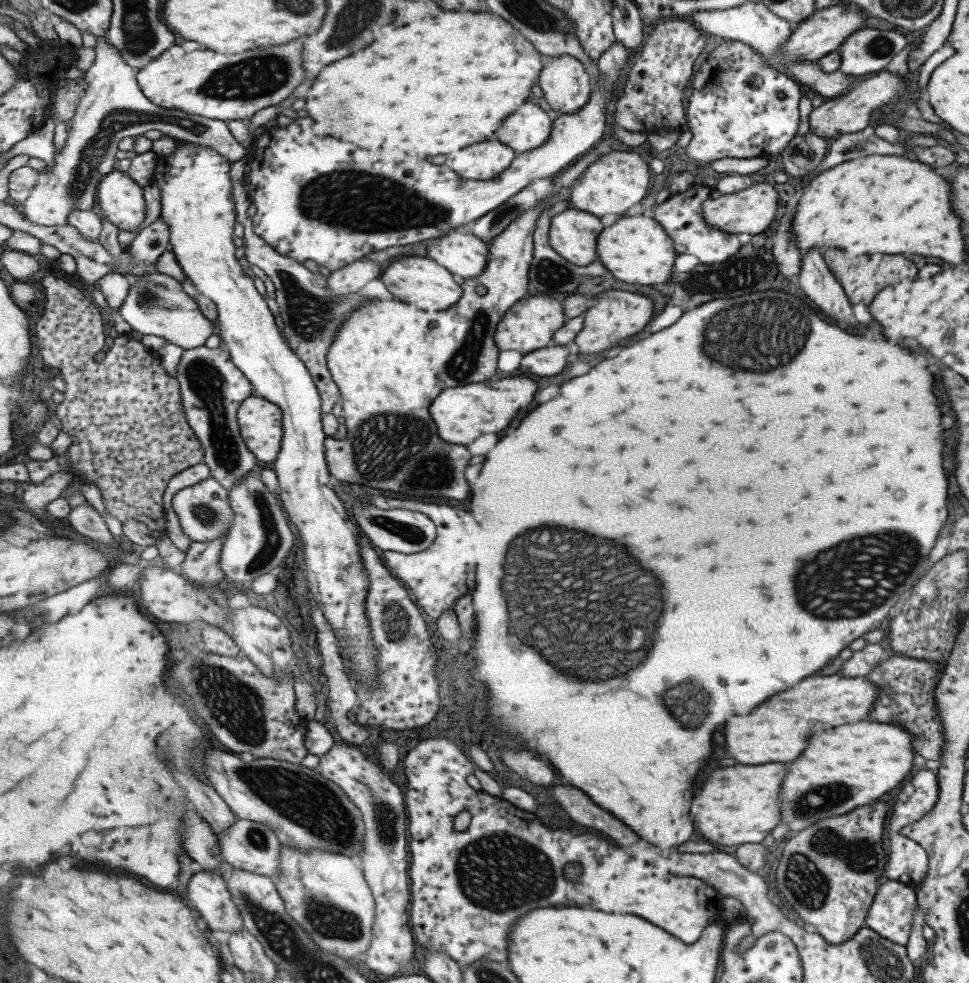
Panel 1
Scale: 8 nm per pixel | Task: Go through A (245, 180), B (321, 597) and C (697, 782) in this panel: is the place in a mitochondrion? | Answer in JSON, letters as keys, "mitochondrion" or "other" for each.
{"A":"other","B":"other","C":"other"}

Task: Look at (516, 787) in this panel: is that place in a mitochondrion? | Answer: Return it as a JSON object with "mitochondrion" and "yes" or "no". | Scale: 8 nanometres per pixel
{"mitochondrion":"no"}

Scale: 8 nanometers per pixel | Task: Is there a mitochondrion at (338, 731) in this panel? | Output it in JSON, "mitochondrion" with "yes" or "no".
{"mitochondrion":"no"}

